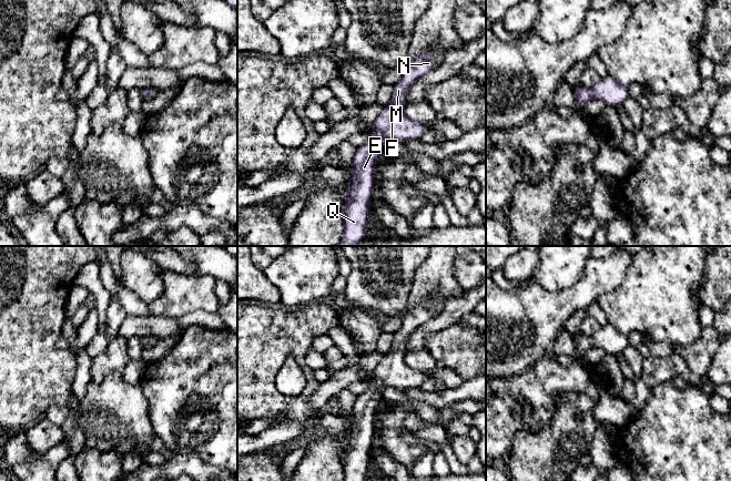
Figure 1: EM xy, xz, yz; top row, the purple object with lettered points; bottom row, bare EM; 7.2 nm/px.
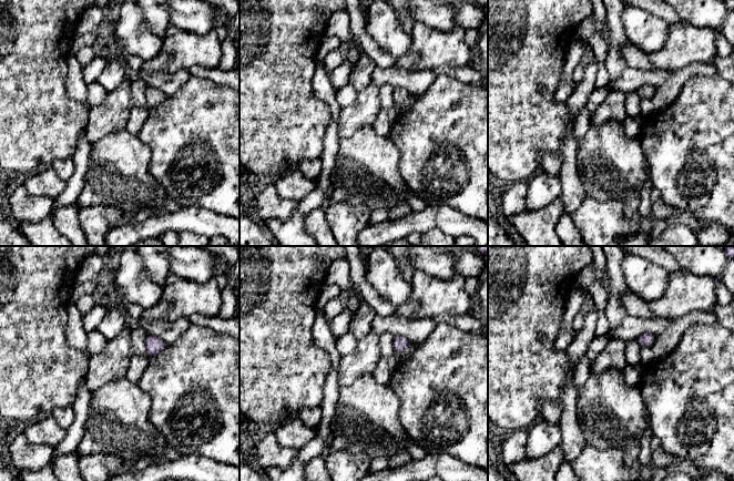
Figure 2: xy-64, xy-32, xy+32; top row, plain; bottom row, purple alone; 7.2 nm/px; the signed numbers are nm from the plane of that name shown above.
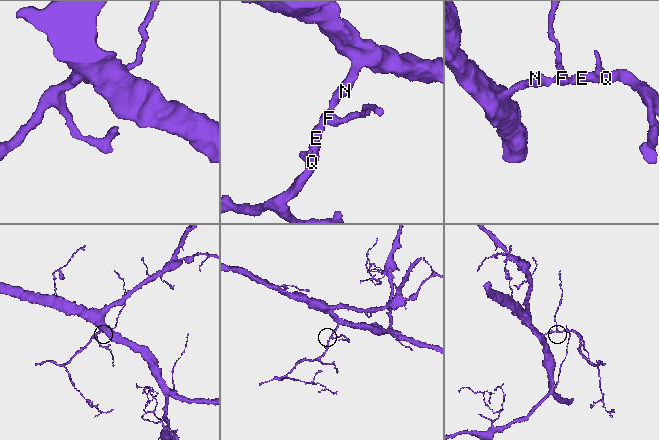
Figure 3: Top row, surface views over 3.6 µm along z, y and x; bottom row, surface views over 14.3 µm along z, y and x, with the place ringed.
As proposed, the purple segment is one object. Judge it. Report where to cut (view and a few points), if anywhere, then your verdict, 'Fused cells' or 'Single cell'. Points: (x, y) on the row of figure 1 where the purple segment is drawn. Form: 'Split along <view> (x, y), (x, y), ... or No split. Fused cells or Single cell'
No split. Single cell

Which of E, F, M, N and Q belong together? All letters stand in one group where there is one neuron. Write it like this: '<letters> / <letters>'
E F M N Q

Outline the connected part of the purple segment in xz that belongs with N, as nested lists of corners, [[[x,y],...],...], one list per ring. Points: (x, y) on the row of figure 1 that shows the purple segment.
[[[430,52],[409,59],[402,68],[402,78],[394,85],[392,102],[375,120],[373,137],[357,147],[353,157],[354,176],[349,178],[348,201],[342,207],[344,232],[336,246],[356,246],[367,234],[370,216],[369,203],[375,182],[374,168],[383,152],[382,139],[405,143],[419,140],[429,125],[417,123],[405,115],[405,99],[410,86],[420,78],[435,70],[436,61]]]

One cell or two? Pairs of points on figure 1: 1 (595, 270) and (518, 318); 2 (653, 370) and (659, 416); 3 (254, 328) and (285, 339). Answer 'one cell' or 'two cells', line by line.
1: one cell
2: two cells
3: one cell

